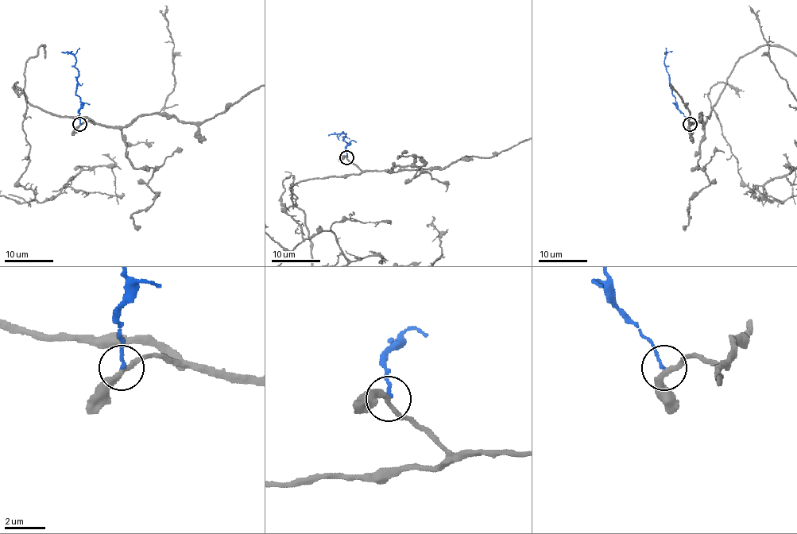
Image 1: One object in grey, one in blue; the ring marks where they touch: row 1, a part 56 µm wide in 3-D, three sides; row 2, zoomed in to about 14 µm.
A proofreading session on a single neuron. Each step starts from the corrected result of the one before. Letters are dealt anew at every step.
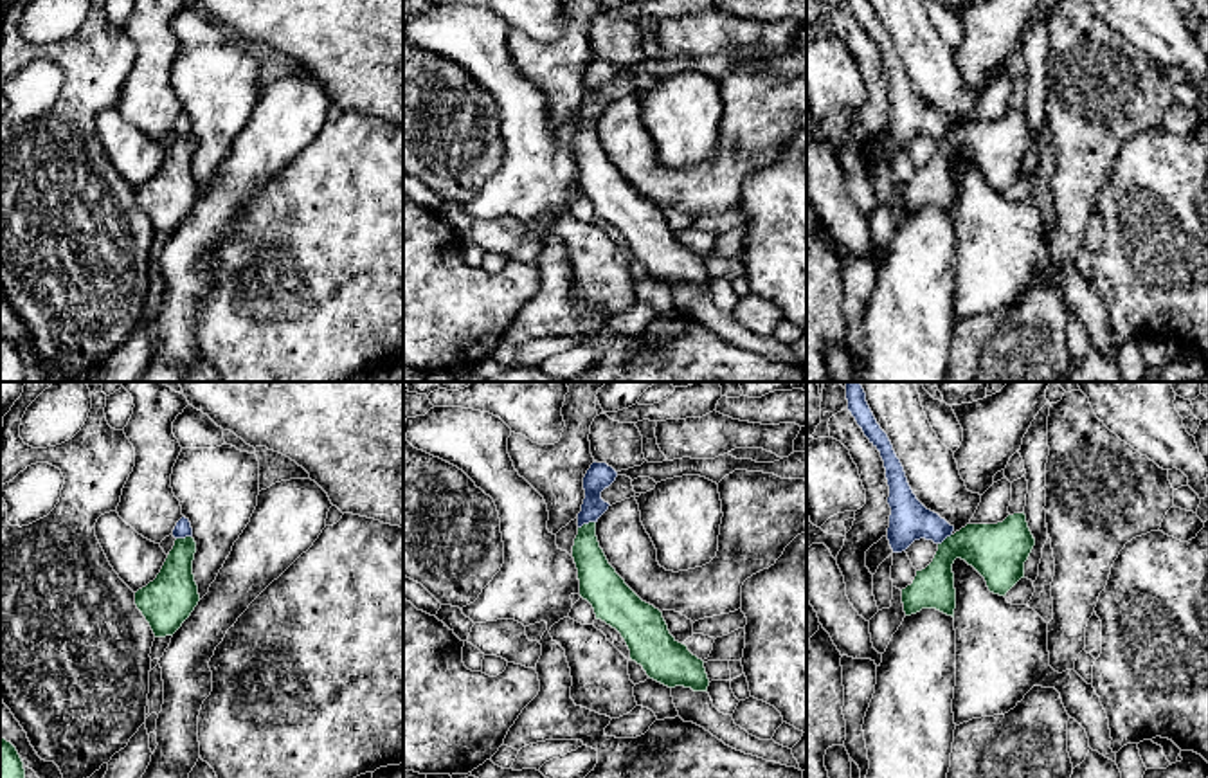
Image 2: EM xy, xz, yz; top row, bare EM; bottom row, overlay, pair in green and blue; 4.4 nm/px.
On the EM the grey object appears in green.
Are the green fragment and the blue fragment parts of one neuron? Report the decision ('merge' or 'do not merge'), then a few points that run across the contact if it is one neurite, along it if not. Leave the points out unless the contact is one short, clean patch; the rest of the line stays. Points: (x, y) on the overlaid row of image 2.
do not merge; line xz (594, 521), (584, 523), (578, 528)

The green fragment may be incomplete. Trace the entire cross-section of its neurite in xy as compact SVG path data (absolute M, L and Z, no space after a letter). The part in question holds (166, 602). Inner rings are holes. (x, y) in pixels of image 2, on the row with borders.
M193 537L176 538L157 578L135 593L135 605L155 638L173 636L200 602L194 553Z

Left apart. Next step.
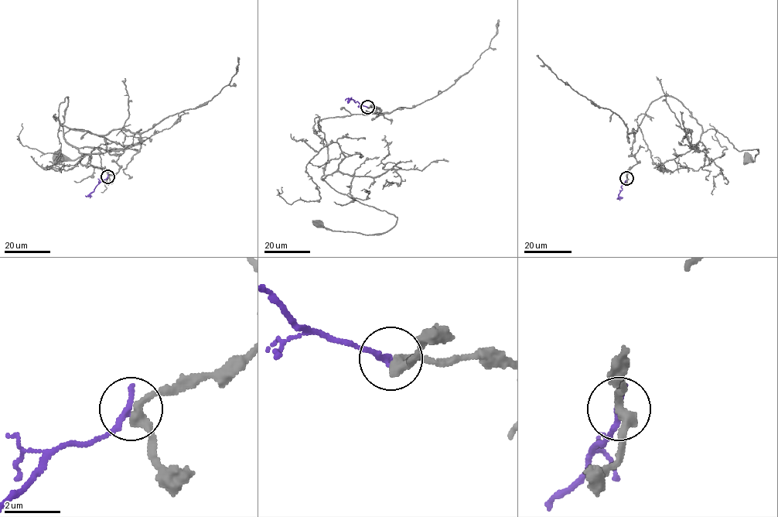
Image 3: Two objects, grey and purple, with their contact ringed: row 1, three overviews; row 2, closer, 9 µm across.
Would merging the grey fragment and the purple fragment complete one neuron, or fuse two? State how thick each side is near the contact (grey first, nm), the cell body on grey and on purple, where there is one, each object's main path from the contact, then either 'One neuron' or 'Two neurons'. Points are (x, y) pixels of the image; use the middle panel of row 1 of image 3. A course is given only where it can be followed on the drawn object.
Thickness 320 nm (grey) against 260 nm. Soma of grey: (317, 224). Soma of purple: none. Course of grey: (368, 107), (378, 115), (318, 122), (328, 155), (322, 179), (396, 223), (372, 234), (318, 223). Course of purple: (367, 107), (353, 99), (345, 100). Two neurons

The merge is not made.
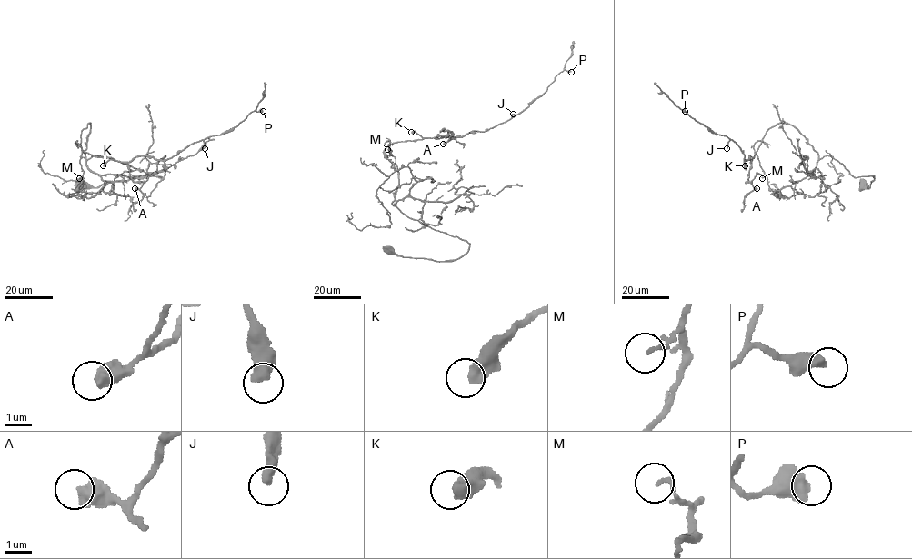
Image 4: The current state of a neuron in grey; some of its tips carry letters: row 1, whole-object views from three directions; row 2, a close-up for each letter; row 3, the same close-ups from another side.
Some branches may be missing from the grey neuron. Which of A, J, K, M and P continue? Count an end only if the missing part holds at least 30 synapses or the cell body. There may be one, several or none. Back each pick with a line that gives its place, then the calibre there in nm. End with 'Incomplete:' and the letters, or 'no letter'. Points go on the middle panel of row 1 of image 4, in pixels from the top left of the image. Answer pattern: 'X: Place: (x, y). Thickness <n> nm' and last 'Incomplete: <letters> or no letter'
Incomplete: no letter

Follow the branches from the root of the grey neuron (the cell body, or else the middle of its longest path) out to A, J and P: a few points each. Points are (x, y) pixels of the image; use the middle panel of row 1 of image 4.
A: (388, 249), (437, 261), (467, 251), (466, 241), (392, 204), (398, 175), (388, 146), (451, 137), (443, 144)
J: (388, 249), (444, 261), (459, 258), (469, 245), (392, 204), (398, 175), (388, 146), (486, 131), (513, 114)
P: (388, 249), (444, 261), (469, 245), (392, 204), (398, 175), (392, 144), (486, 131), (571, 72)

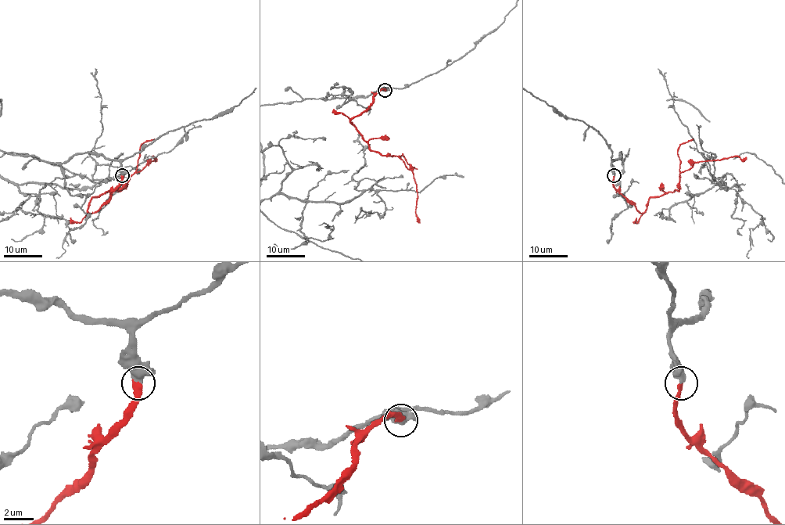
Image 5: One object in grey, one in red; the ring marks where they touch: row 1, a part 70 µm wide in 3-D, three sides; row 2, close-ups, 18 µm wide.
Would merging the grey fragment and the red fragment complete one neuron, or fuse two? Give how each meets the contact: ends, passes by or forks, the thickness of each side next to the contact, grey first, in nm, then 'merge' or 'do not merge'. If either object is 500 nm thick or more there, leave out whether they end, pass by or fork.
600 nm thick on the grey side, 320 nm on the other; merge

